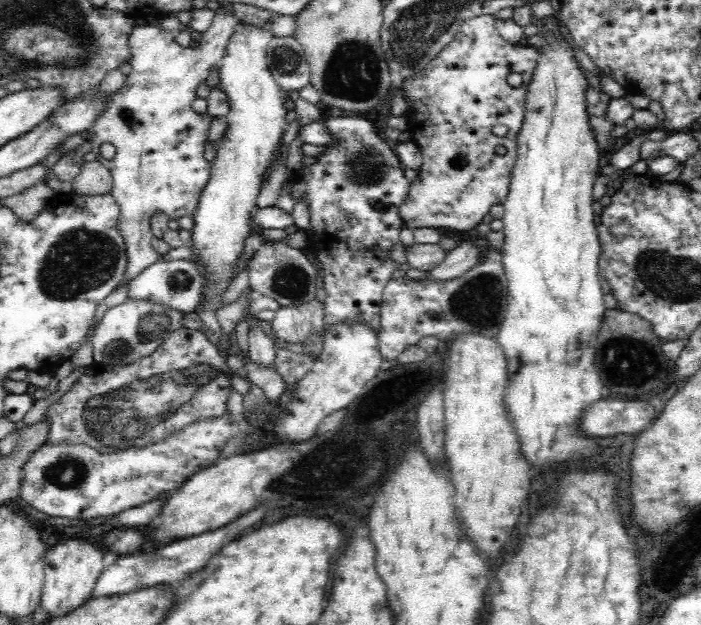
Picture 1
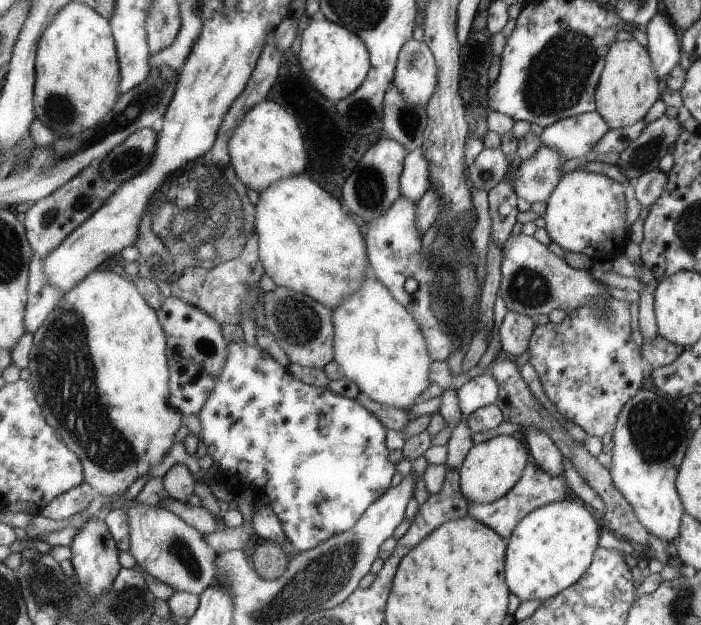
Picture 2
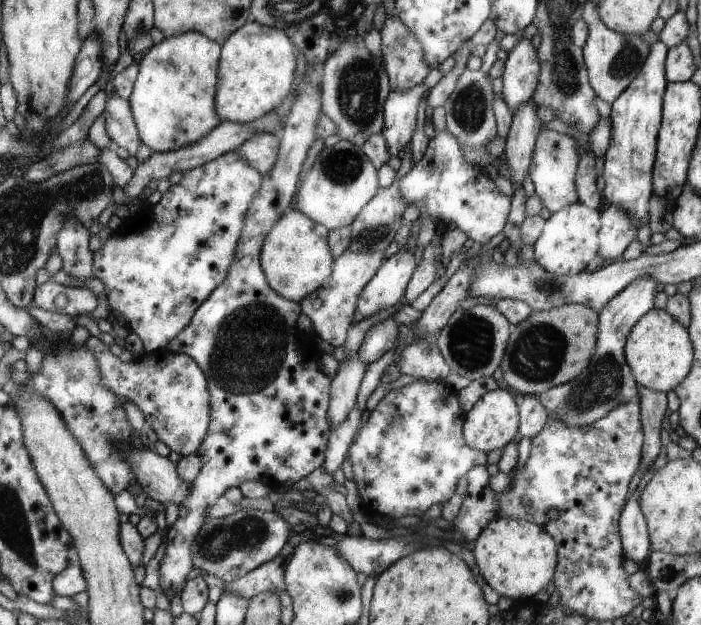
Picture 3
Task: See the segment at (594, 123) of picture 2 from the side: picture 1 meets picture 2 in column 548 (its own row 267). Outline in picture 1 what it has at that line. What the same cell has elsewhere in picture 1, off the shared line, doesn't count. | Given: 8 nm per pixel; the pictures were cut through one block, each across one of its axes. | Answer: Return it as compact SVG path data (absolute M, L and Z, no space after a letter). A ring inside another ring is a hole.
M218 8L215 17L206 32L201 33L201 40L192 47L182 47L174 41L175 31L167 31L162 26L142 25L136 27L129 40L131 50L131 73L127 76L123 87L114 94L110 94L102 104L101 114L94 118L88 130L92 153L96 161L100 162L111 174L112 189L110 195L118 204L118 233L122 234L126 250L127 266L121 282L114 290L128 286L138 274L146 268L162 260L154 250L150 231L150 219L156 213L164 213L168 220L178 220L183 216L190 216L199 202L199 195L208 182L211 172L211 162L204 159L207 135L209 134L210 116L199 115L194 111L192 103L196 96L196 89L205 83L214 66L226 50L226 44L234 32L234 28L241 20L226 11ZM105 142L116 147L116 156L113 160L105 160L100 153L100 145Z

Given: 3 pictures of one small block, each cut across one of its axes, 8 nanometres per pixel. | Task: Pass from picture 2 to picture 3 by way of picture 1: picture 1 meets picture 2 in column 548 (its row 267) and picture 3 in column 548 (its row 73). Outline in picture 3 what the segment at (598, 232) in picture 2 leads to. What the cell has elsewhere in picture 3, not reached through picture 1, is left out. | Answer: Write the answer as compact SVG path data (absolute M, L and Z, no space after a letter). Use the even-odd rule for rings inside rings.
M580 202L566 205L563 209L551 213L544 220L541 234L532 247L534 261L539 268L556 275L574 275L588 266L597 250L597 228L599 228L599 212L589 210Z

